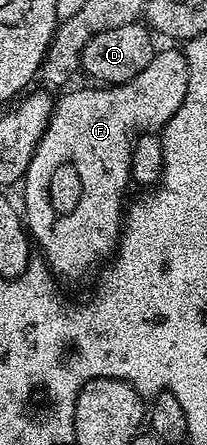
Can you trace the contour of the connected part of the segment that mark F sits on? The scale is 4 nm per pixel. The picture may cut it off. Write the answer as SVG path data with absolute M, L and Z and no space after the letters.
M158 49L151 64L147 64L135 80L127 80L122 86L102 85L93 88L97 90L73 90L54 101L49 123L23 179L23 222L28 237L35 243L36 249L38 246L45 253L44 261L58 279L81 278L92 266L100 267L106 260L112 259L121 240L123 207L127 202L125 189L131 186L132 148L141 134L164 130L171 116L179 112L179 104L183 104L183 96L187 96L188 79L189 65L184 53L180 49Z

